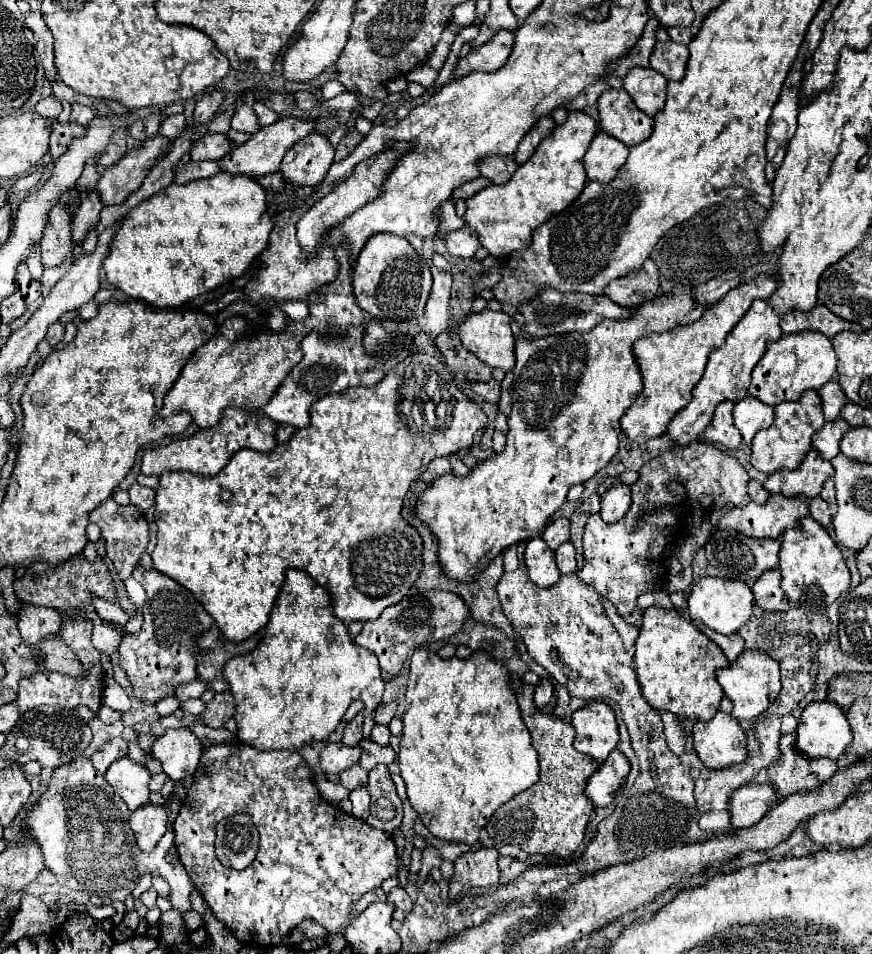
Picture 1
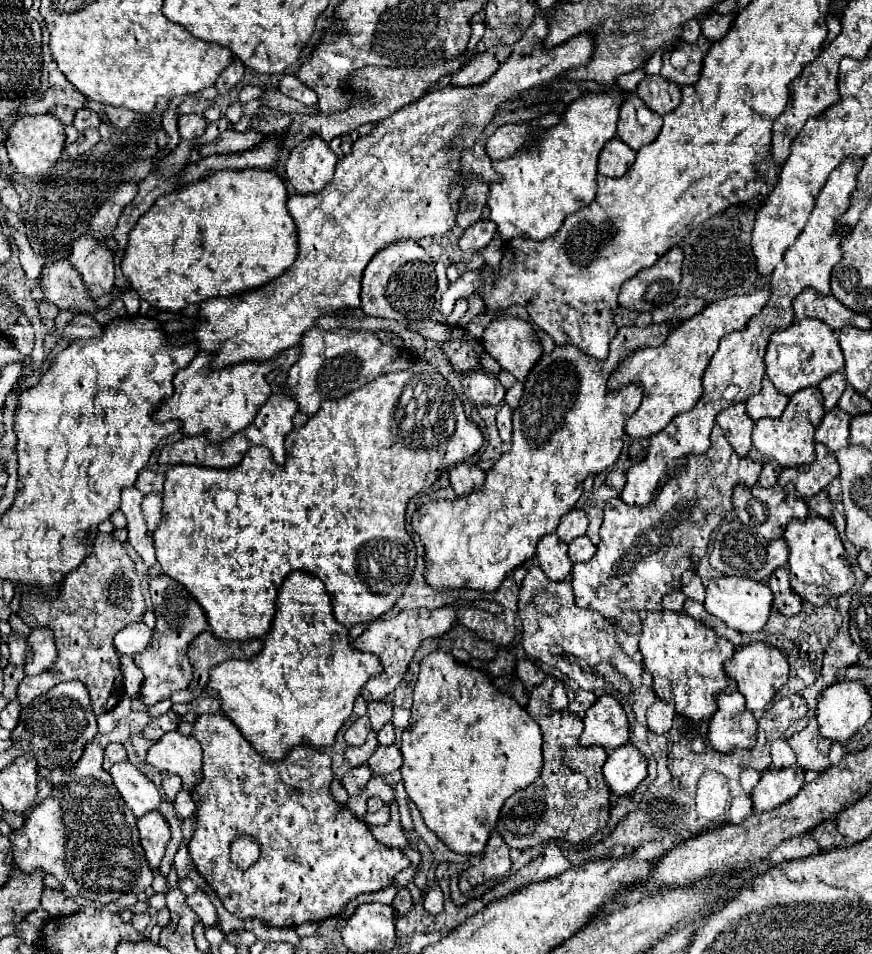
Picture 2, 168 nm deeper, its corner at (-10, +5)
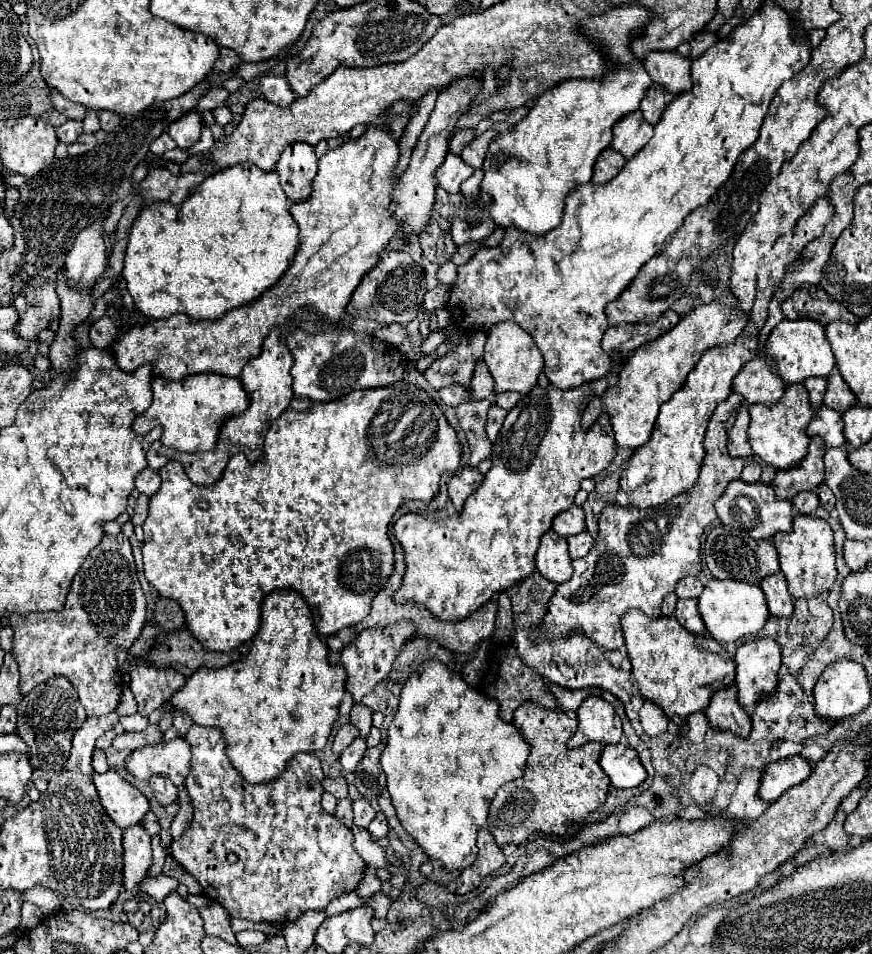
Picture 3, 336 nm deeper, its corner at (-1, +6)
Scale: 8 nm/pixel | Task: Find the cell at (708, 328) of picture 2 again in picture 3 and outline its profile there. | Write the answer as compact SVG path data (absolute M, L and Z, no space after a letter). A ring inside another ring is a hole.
M717 303L697 307L687 317L683 317L671 331L667 331L651 343L645 343L627 357L627 361L621 365L623 369L619 371L617 385L609 387L601 397L591 399L591 403L585 407L581 425L589 429L597 421L599 411L605 411L609 413L615 443L619 447L633 451L643 447L643 443L647 443L651 437L651 429L659 415L659 407L665 401L669 401L675 391L683 387L689 371L699 363L701 355L707 349L733 343L745 325L747 315L743 315L739 307L723 307Z

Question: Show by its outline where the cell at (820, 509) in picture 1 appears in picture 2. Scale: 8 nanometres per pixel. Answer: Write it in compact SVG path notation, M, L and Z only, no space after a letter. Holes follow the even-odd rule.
M826 490L818 492L816 496L812 496L812 498L808 500L808 508L810 508L814 514L826 518L826 520L832 520L832 500L828 498L828 492L826 492Z

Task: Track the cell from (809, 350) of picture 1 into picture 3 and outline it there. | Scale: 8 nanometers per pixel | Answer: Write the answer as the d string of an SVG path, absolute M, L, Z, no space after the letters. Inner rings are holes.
M783 319L769 335L765 357L773 359L773 369L787 385L801 383L807 377L815 377L815 375L827 377L835 367L835 357L825 337L825 327L807 319L797 319L797 321Z

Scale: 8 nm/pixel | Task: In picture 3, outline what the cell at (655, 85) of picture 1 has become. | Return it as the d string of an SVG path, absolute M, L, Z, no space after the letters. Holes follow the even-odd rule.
M653 83L653 85L649 87L649 91L647 91L647 95L643 97L641 107L639 107L641 113L643 113L643 117L645 117L645 121L651 123L651 125L659 123L661 113L665 111L665 107L667 107L673 99L675 99L675 97L673 97L667 89L663 89L659 83Z

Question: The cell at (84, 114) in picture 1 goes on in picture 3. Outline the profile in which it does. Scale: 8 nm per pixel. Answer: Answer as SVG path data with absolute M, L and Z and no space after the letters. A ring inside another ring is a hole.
M67 121L61 127L57 127L57 137L61 143L71 145L75 143L75 139L83 133L83 123L81 121Z

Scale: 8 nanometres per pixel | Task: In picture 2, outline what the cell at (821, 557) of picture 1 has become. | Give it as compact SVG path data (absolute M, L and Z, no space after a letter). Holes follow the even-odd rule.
M808 516L806 520L790 520L784 538L790 550L790 584L802 600L814 606L824 606L840 594L846 594L854 586L856 576L848 562L838 530L832 522L820 516Z

